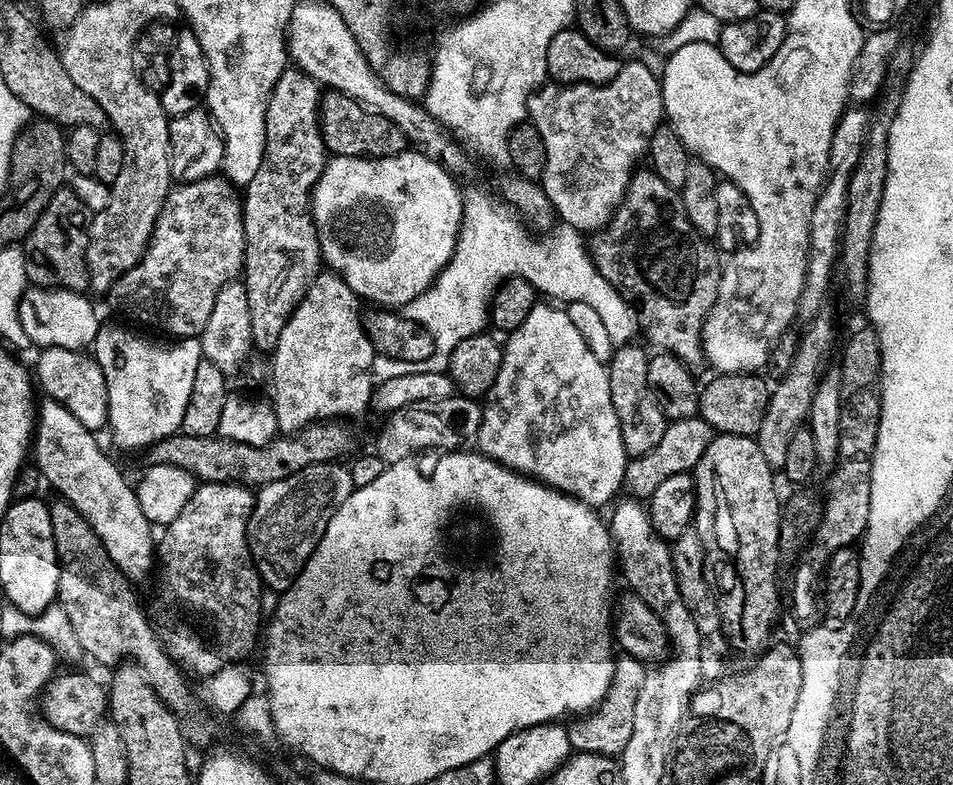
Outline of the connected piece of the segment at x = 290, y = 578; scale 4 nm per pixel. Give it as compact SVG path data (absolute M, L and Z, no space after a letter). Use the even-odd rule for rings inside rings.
M343 463L311 464L290 478L270 482L255 493L248 519L248 549L261 581L276 594L286 591L306 566L330 518L354 491L352 473Z

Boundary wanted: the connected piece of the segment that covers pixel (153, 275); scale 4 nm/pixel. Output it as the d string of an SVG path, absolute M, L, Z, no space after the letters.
M220 174L204 176L201 180L180 182L169 191L160 216L148 239L148 249L122 278L110 289L110 297L128 316L140 324L161 328L172 338L196 338L214 310L214 298L222 286L233 283L244 266L244 210L242 196L231 180Z

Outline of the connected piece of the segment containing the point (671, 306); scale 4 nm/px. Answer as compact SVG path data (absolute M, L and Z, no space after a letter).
M633 171L632 181L624 191L619 207L612 213L608 223L591 237L590 255L602 278L606 278L610 286L619 288L634 305L636 316L640 320L640 332L653 344L653 349L677 356L696 374L706 364L702 343L704 317L716 301L722 260L719 260L721 257L717 249L696 231L690 218L686 218L679 191L662 182L657 172L640 171Z

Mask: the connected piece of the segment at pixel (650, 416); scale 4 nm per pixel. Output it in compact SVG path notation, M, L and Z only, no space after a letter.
M635 343L617 347L606 364L610 378L610 402L614 402L614 414L618 414L622 430L622 446L629 458L654 450L654 446L662 442L662 434L670 423L662 414L646 378L649 353L636 347Z

